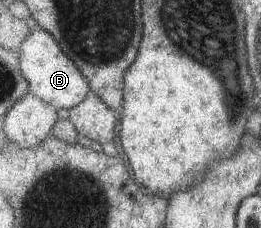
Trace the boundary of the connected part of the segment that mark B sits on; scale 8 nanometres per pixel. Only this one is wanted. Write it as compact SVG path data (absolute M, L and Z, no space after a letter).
M41 26L36 27L23 41L19 51L22 72L30 82L31 94L57 108L66 110L70 110L86 100L92 90L88 78L73 62L72 57L63 50L58 39L48 30L43 29Z

